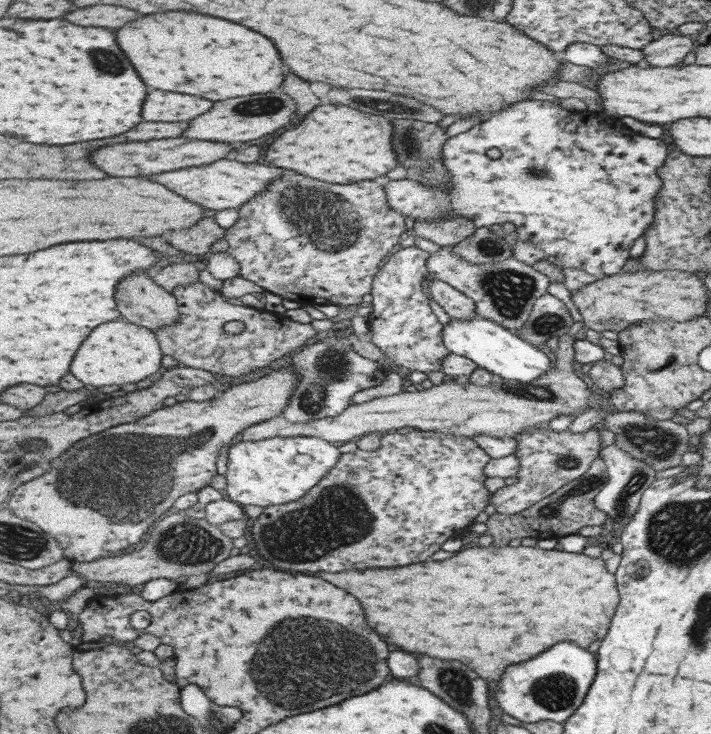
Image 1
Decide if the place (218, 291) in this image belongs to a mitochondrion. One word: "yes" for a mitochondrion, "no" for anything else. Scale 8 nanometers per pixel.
no

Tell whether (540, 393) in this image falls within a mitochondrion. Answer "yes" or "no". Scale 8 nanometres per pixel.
yes

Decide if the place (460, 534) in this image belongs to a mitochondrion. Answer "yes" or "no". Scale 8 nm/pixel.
no

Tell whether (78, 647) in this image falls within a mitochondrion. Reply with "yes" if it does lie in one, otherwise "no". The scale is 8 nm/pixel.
no

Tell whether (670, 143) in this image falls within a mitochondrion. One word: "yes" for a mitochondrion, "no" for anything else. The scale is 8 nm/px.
no

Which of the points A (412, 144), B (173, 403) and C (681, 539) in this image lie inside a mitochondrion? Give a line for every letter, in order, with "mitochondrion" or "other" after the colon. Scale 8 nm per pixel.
A: mitochondrion
B: other
C: mitochondrion

